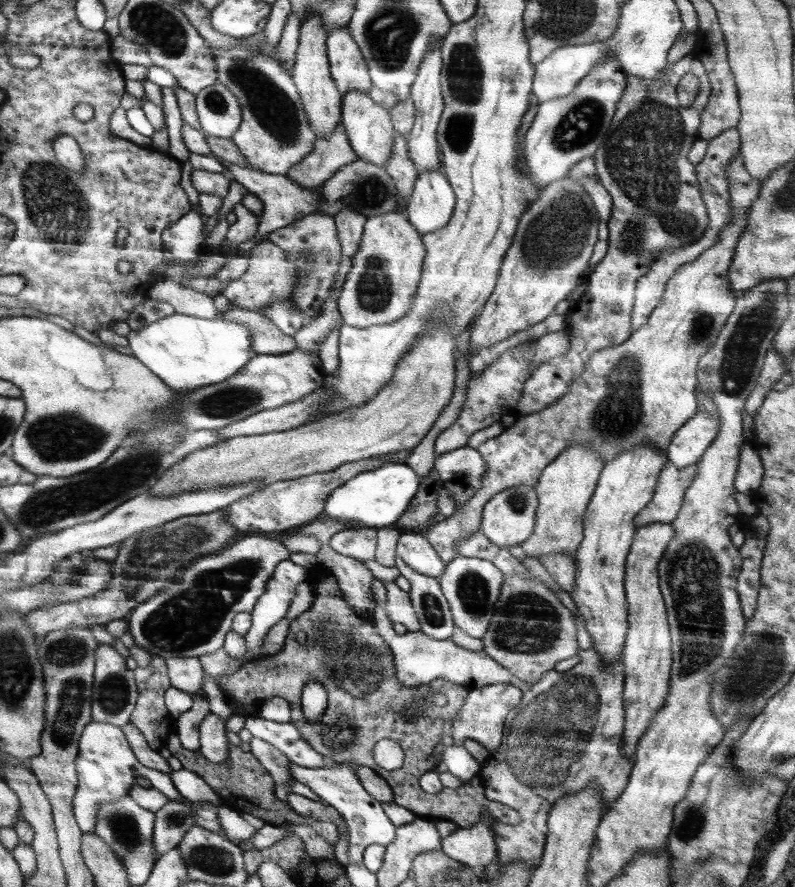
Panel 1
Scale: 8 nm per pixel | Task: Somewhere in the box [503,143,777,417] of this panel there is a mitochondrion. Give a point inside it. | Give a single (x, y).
(557, 235)

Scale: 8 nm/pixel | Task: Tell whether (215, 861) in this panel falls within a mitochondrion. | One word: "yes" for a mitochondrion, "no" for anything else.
yes

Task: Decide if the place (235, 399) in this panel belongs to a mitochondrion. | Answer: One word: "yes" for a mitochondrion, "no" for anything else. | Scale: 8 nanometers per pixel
yes

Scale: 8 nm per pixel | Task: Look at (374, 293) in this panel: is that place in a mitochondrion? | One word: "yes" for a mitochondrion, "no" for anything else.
yes

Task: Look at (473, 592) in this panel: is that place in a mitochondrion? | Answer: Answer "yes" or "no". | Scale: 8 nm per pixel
yes

